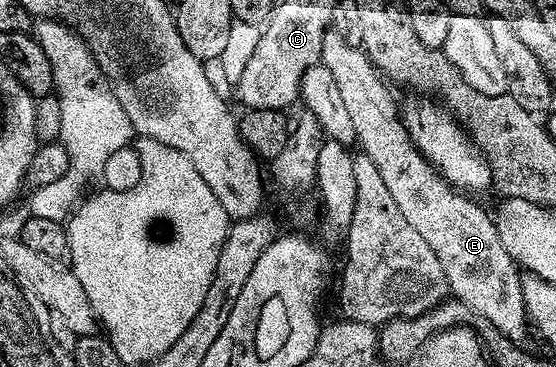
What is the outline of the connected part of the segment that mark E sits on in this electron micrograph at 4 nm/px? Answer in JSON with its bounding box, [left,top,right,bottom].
[319,29,529,343]

